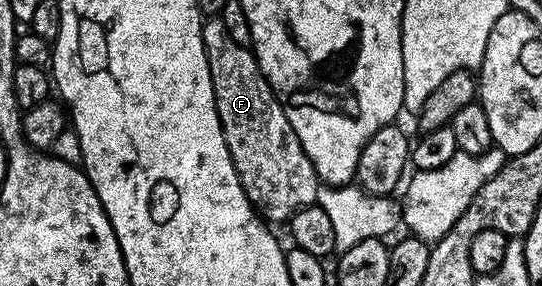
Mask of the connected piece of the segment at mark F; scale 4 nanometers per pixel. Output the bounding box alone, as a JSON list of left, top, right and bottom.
[201,17,319,224]

